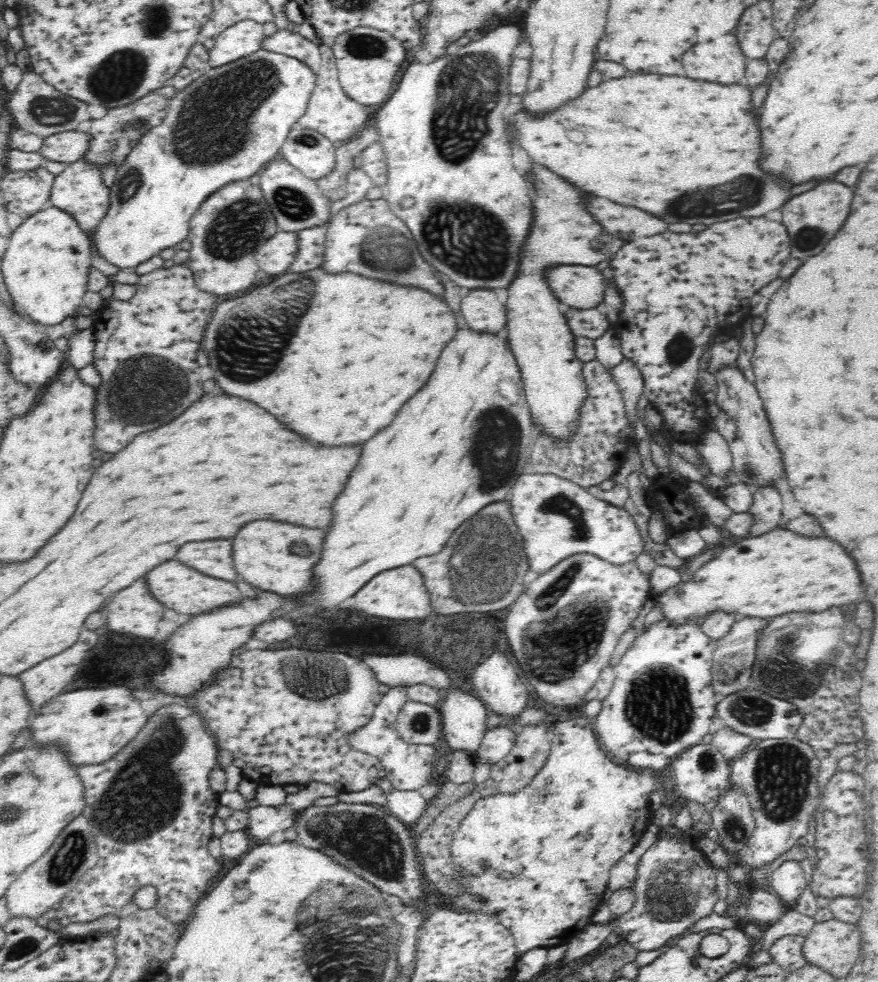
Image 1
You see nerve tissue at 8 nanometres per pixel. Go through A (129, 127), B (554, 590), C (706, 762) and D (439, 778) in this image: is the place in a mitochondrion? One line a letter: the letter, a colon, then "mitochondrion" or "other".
A: mitochondrion
B: mitochondrion
C: mitochondrion
D: other

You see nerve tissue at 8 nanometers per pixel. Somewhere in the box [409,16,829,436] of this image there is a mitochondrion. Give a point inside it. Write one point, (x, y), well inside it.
(465, 99)

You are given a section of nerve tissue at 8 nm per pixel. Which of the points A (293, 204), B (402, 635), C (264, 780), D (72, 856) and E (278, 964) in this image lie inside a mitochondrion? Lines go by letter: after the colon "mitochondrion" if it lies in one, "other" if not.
A: mitochondrion
B: mitochondrion
C: other
D: mitochondrion
E: other

